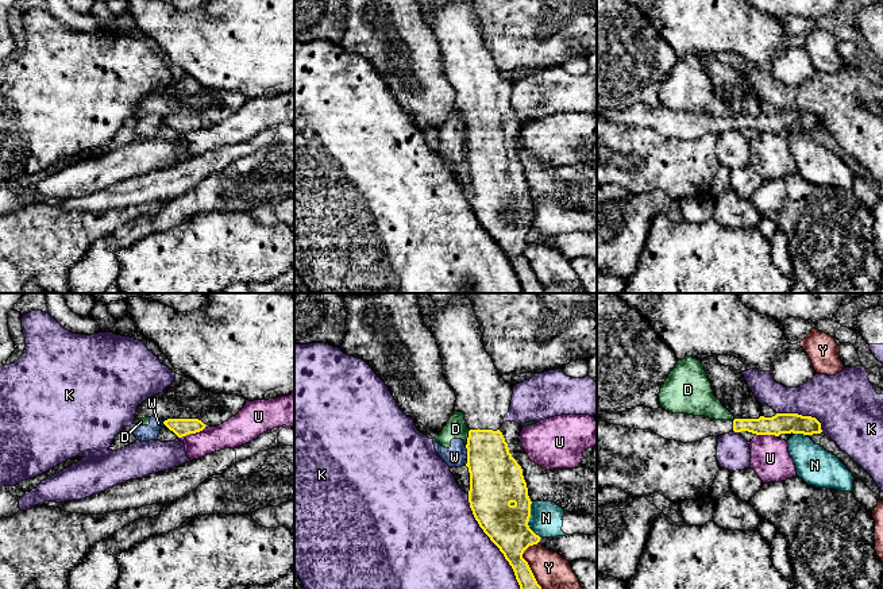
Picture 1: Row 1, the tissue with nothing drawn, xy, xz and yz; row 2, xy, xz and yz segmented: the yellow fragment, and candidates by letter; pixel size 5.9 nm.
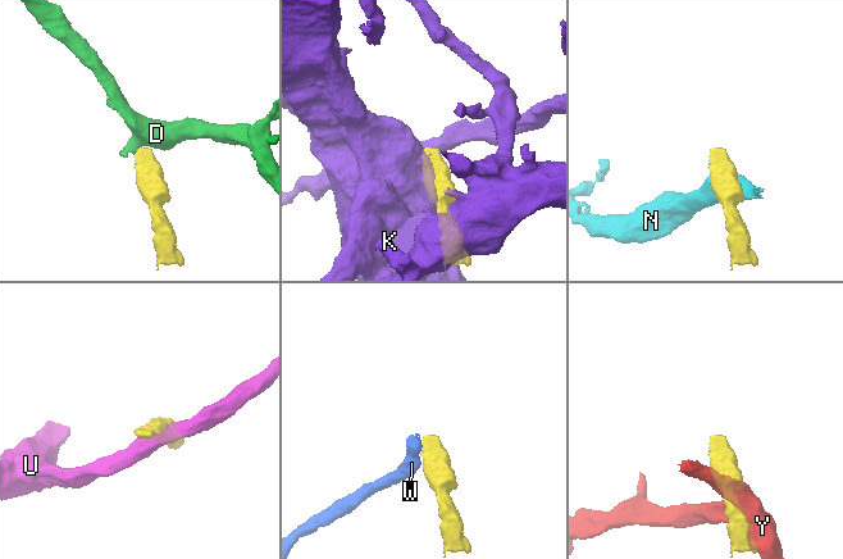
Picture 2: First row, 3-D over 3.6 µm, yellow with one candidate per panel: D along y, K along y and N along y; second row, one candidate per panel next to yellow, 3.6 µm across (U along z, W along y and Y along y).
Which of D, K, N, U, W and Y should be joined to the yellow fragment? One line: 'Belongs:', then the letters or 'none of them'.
Belongs: none of them

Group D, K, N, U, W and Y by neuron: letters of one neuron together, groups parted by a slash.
D W / K / N / U / Y

